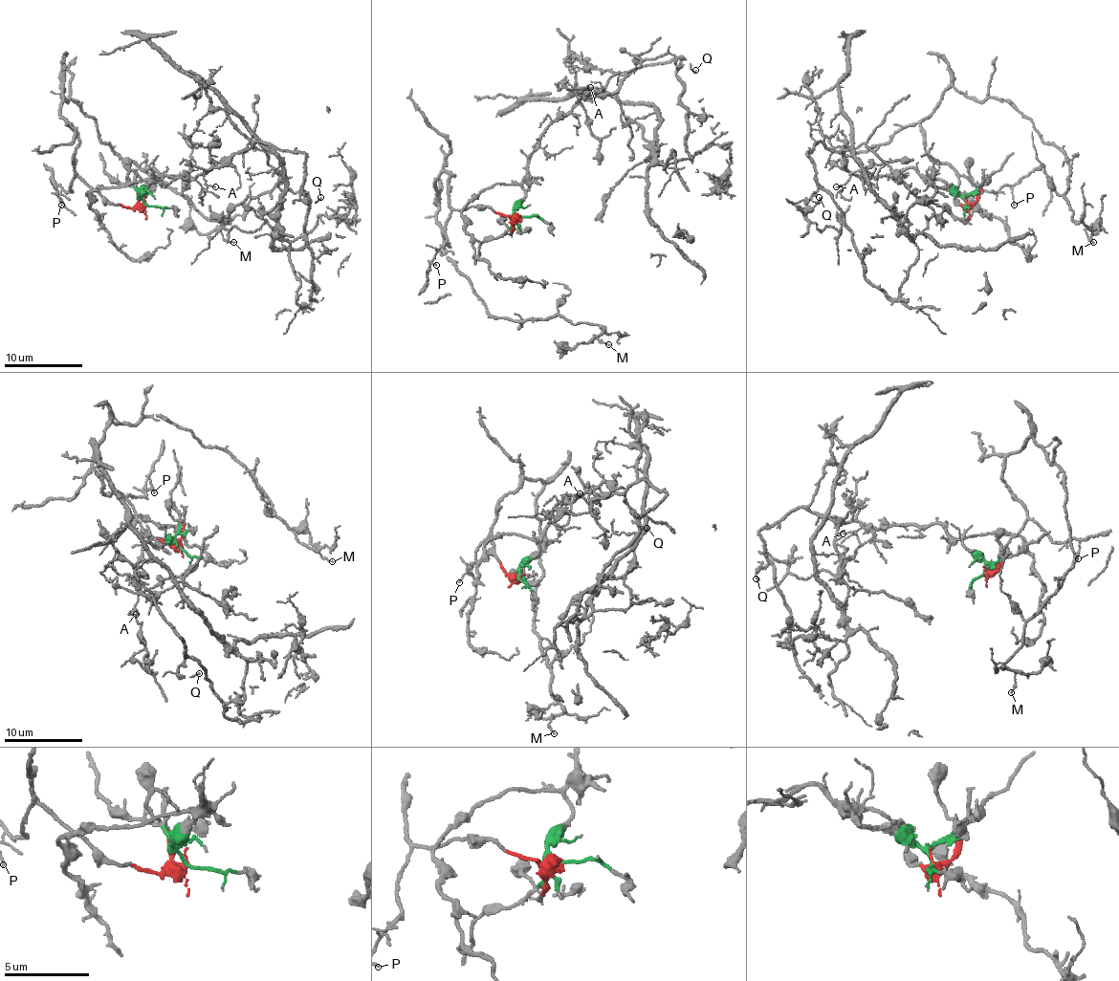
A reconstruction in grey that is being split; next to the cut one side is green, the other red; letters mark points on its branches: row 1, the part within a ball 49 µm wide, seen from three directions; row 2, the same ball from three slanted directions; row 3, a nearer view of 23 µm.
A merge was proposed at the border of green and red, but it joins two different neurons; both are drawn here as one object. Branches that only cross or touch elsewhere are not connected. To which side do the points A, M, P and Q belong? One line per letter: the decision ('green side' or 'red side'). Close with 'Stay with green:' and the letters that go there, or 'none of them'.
A: green side
M: red side
P: red side
Q: green side
Stay with green: A, Q

